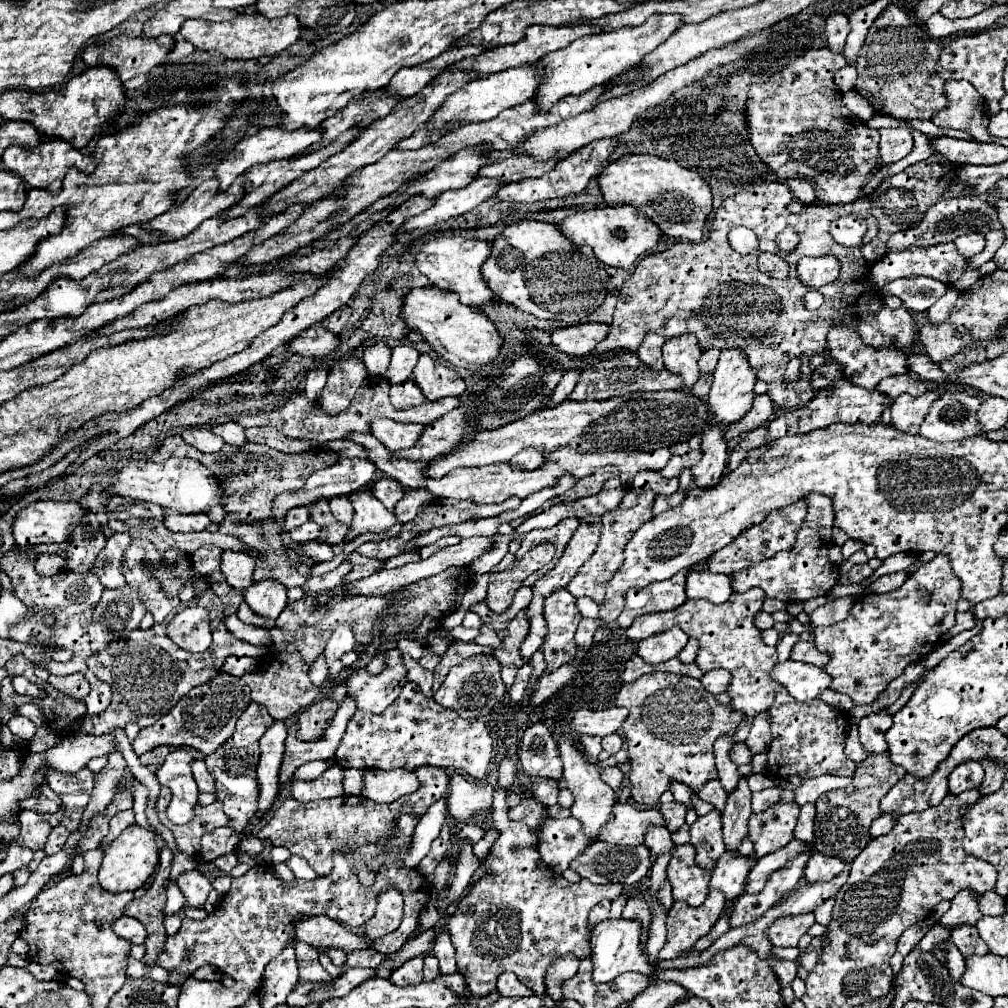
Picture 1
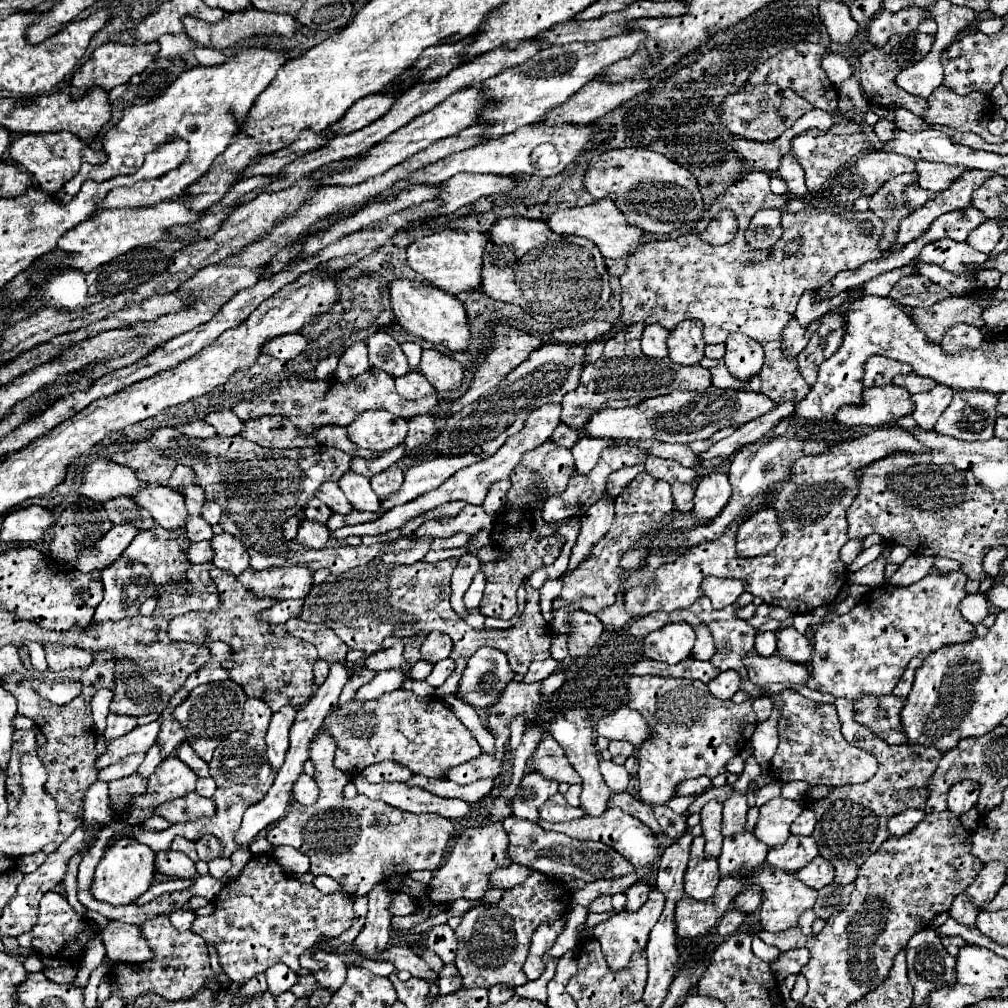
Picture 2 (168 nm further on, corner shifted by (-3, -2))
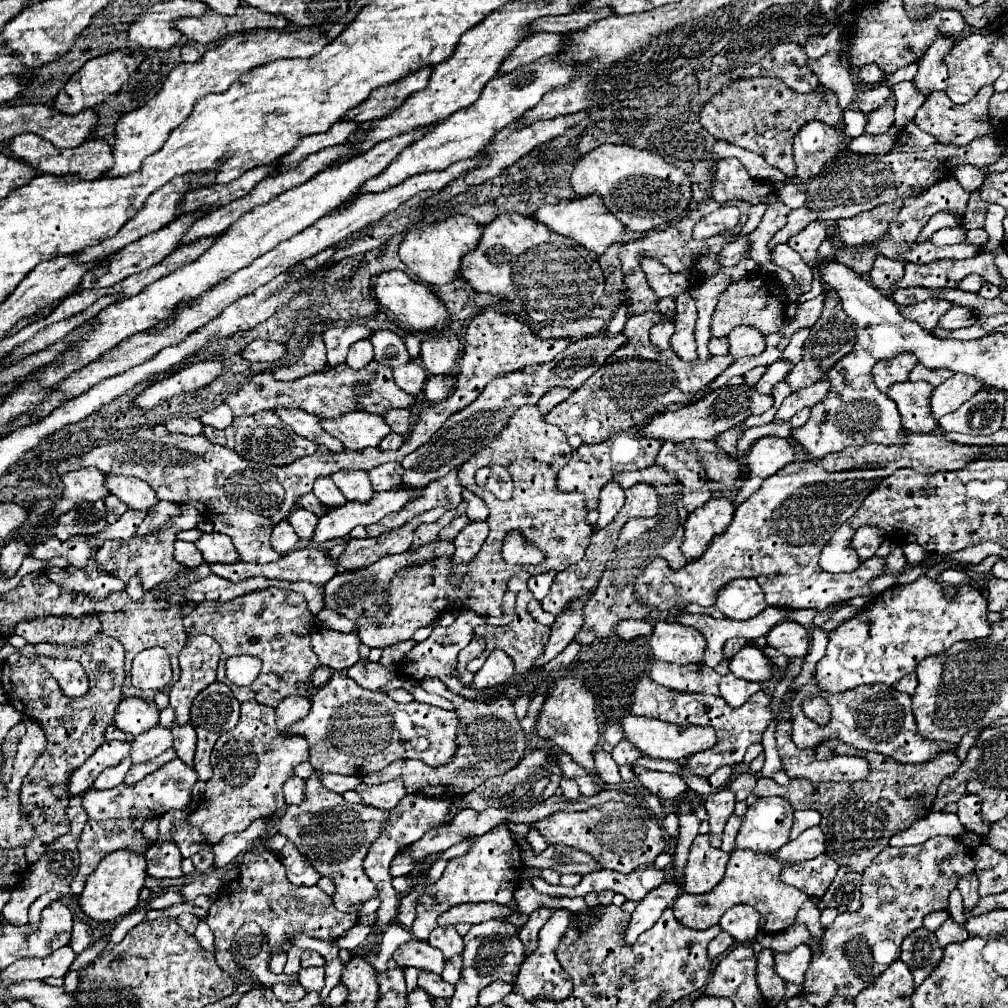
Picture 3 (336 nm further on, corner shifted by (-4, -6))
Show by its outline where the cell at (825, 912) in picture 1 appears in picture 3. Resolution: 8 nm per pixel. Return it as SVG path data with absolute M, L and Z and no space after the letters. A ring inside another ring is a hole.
M840 868L828 892L822 896L822 902L838 912L854 912L860 906L860 884L860 874Z

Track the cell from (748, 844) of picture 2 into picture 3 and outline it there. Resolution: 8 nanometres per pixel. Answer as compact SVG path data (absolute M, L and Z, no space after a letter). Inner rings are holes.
M758 798L742 818L734 850L778 852L788 842L792 814L794 810L786 798Z

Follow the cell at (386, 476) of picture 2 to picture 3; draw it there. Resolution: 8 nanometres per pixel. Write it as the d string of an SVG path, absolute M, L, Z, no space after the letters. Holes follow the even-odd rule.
M388 462L388 464L382 464L382 466L372 468L368 472L368 476L372 480L374 492L398 488L402 484L402 474L398 470L402 470L402 466L398 462Z

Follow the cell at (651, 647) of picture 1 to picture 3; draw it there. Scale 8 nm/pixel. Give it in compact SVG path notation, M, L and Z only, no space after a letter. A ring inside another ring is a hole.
M656 622L656 632L650 636L650 648L654 660L690 664L702 660L706 640L696 628L670 622Z

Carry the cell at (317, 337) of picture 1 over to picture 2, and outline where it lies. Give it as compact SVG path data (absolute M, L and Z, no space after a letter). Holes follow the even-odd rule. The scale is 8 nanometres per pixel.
M283 334L283 336L277 336L269 342L263 344L261 352L271 356L271 358L279 358L279 360L289 360L289 358L295 358L299 356L307 346L307 338L303 338L301 334Z

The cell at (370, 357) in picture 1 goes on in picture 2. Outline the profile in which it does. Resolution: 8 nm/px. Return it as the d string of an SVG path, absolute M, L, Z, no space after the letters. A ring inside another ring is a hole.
M383 330L373 332L367 340L367 346L369 346L369 366L371 368L381 368L389 376L395 376L395 378L409 372L409 364L407 364L407 358L401 346L387 332Z

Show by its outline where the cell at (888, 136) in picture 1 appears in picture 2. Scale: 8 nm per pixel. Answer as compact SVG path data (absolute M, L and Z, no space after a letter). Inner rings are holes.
M879 120L875 126L873 126L873 132L879 136L879 140L891 140L893 138L893 122L889 120Z

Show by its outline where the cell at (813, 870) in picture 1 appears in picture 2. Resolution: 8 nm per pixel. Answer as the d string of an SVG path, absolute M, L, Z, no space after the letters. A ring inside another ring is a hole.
M817 856L817 858L813 858L807 866L799 868L799 870L795 872L795 876L797 876L803 884L807 884L809 888L821 890L823 886L827 886L827 884L833 882L835 870L833 870L833 866L831 866L829 860L825 860L823 856Z

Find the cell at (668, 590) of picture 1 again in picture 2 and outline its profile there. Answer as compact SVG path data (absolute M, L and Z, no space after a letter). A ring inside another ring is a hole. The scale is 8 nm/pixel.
M877 428L859 438L851 438L835 444L817 456L803 456L791 466L791 476L785 482L769 488L771 498L757 496L749 508L737 518L725 534L717 540L703 540L697 548L691 548L671 564L661 564L653 572L651 584L633 586L625 592L625 608L635 616L647 616L663 610L673 612L689 608L697 598L703 596L701 582L707 576L717 578L741 578L753 596L759 596L765 604L781 606L793 614L813 612L817 606L835 602L839 590L847 582L847 566L839 560L839 550L847 542L847 520L845 512L853 504L859 490L859 470L887 458L895 452L929 452L911 432L903 428ZM759 508L773 508L777 512L783 538L777 548L765 556L741 558L735 552L735 538L741 522L755 514Z

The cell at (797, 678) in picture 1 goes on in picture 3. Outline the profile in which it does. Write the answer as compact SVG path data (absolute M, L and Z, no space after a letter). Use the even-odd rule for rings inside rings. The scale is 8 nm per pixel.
M744 646L740 652L734 654L734 658L730 660L730 672L736 678L758 684L764 684L774 676L774 668L770 660L756 646Z

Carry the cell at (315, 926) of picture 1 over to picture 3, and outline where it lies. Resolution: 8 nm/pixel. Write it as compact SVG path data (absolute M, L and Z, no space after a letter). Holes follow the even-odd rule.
M420 972L418 976L418 986L424 988L430 996L442 996L442 998L450 998L454 994L454 986L446 984L442 980L440 974L434 972Z

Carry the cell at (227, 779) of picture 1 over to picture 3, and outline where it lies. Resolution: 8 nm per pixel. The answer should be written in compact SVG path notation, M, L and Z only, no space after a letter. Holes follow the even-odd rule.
M248 700L240 708L240 720L232 732L218 738L212 750L214 774L206 782L202 804L188 814L188 824L198 828L206 842L218 844L226 834L242 832L250 820L274 814L284 802L282 786L294 776L294 768L308 760L308 743L302 736L282 738L276 732L274 708Z

